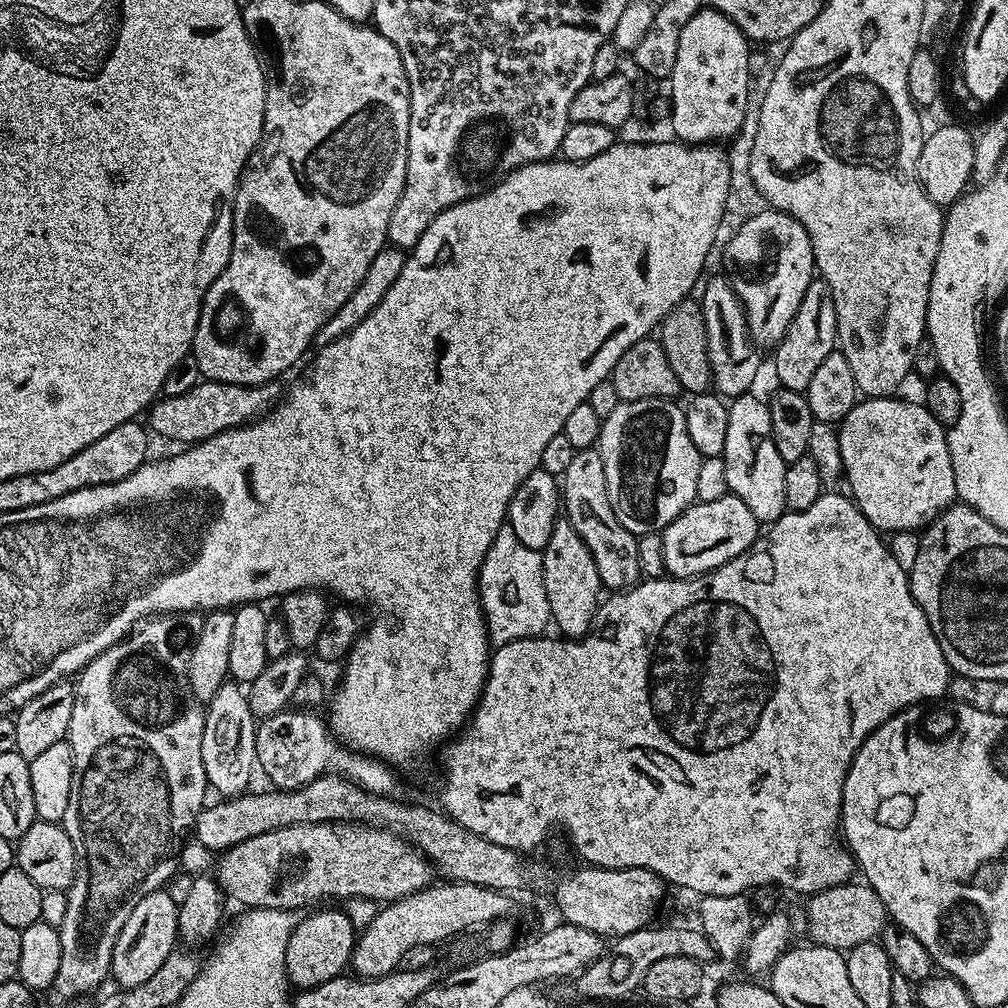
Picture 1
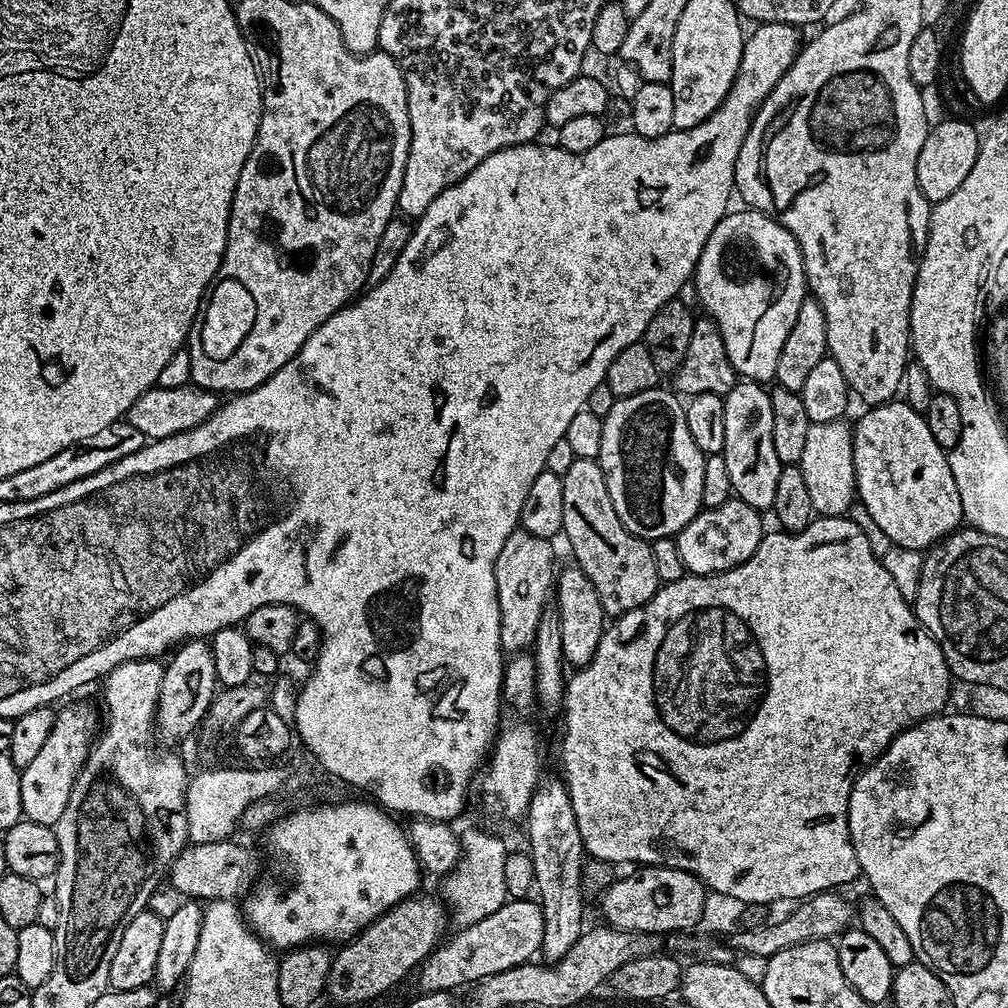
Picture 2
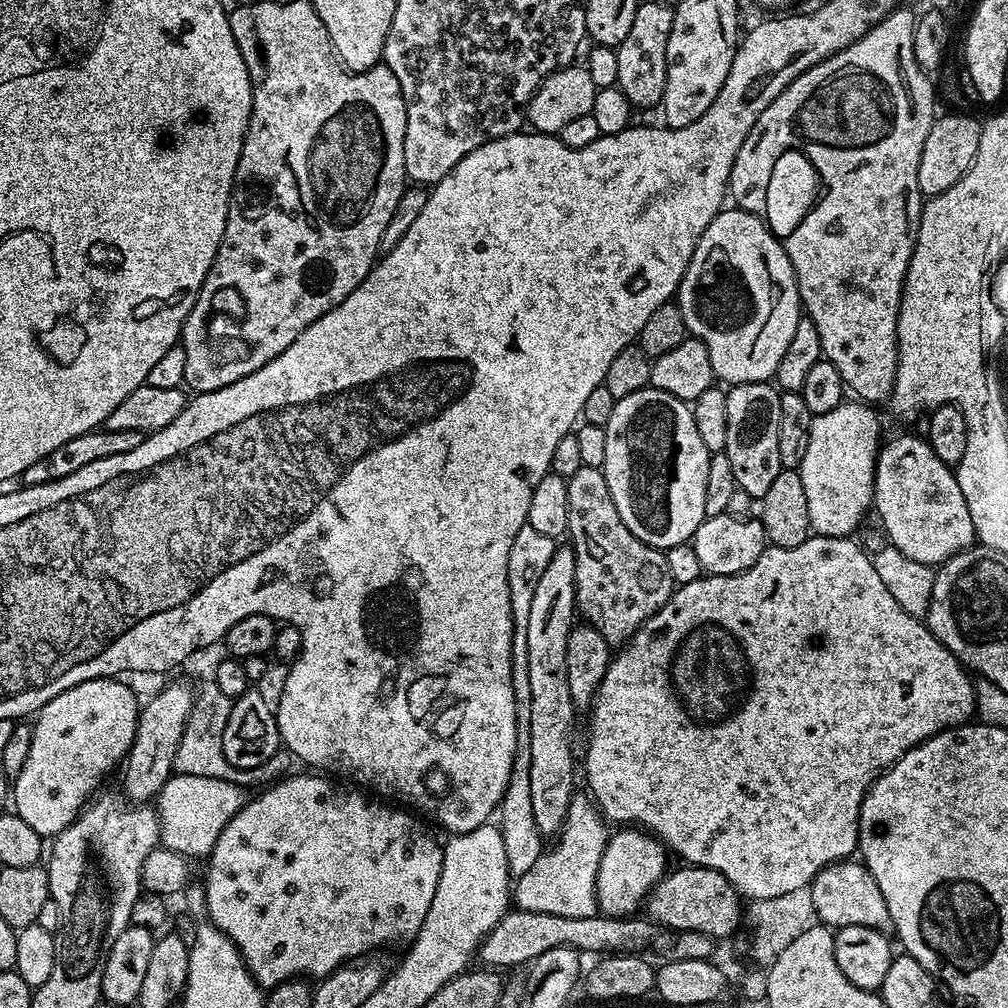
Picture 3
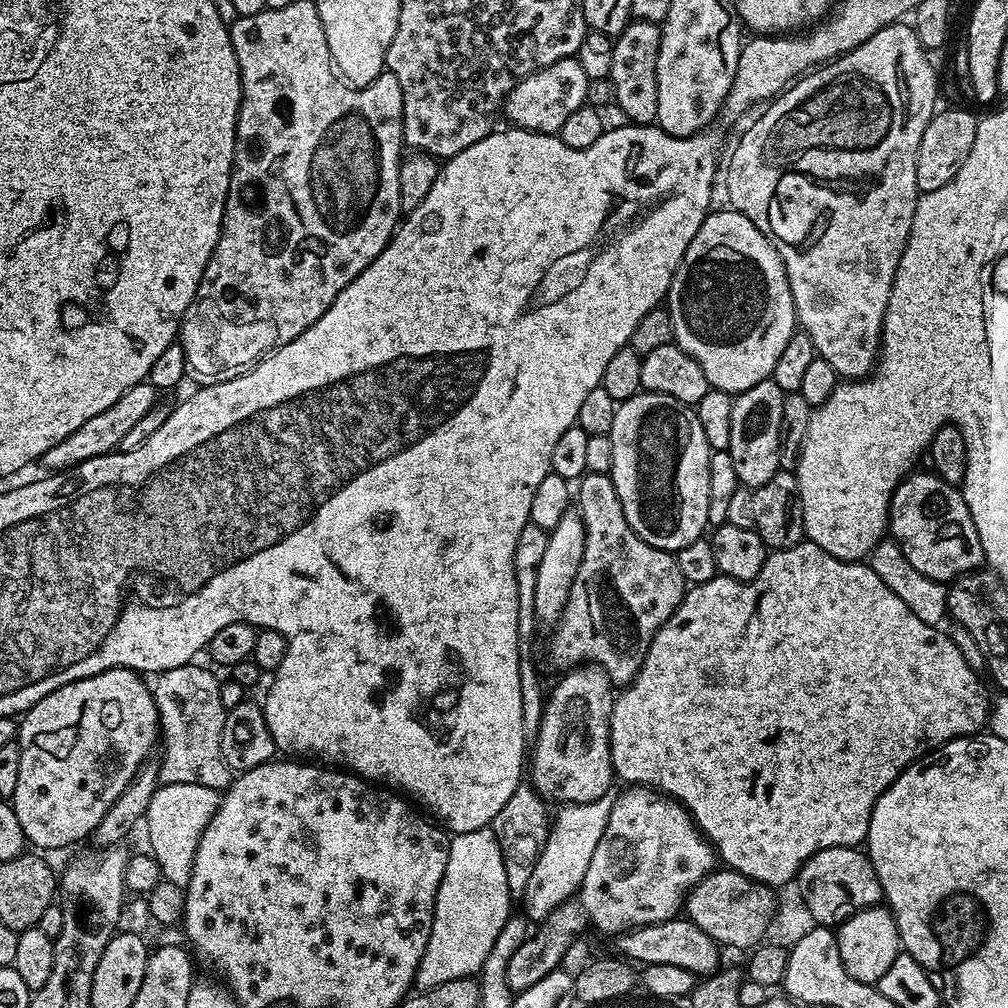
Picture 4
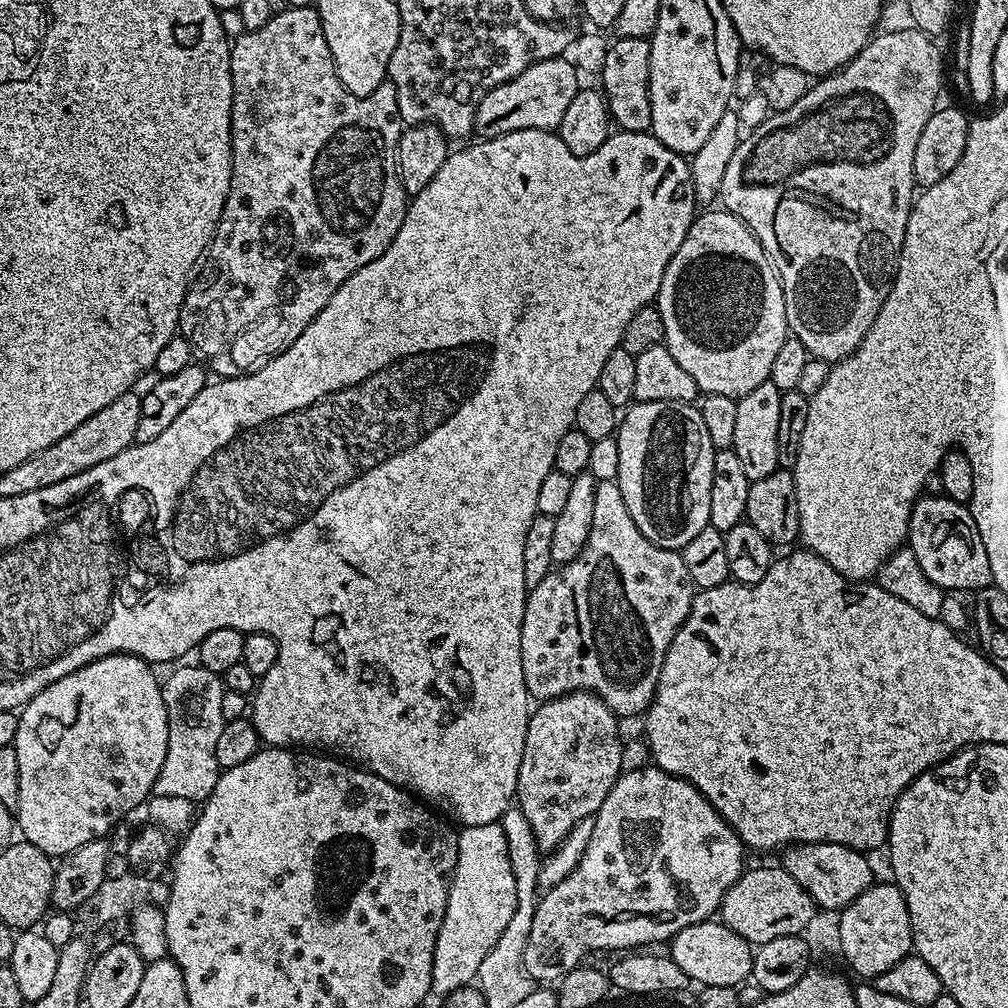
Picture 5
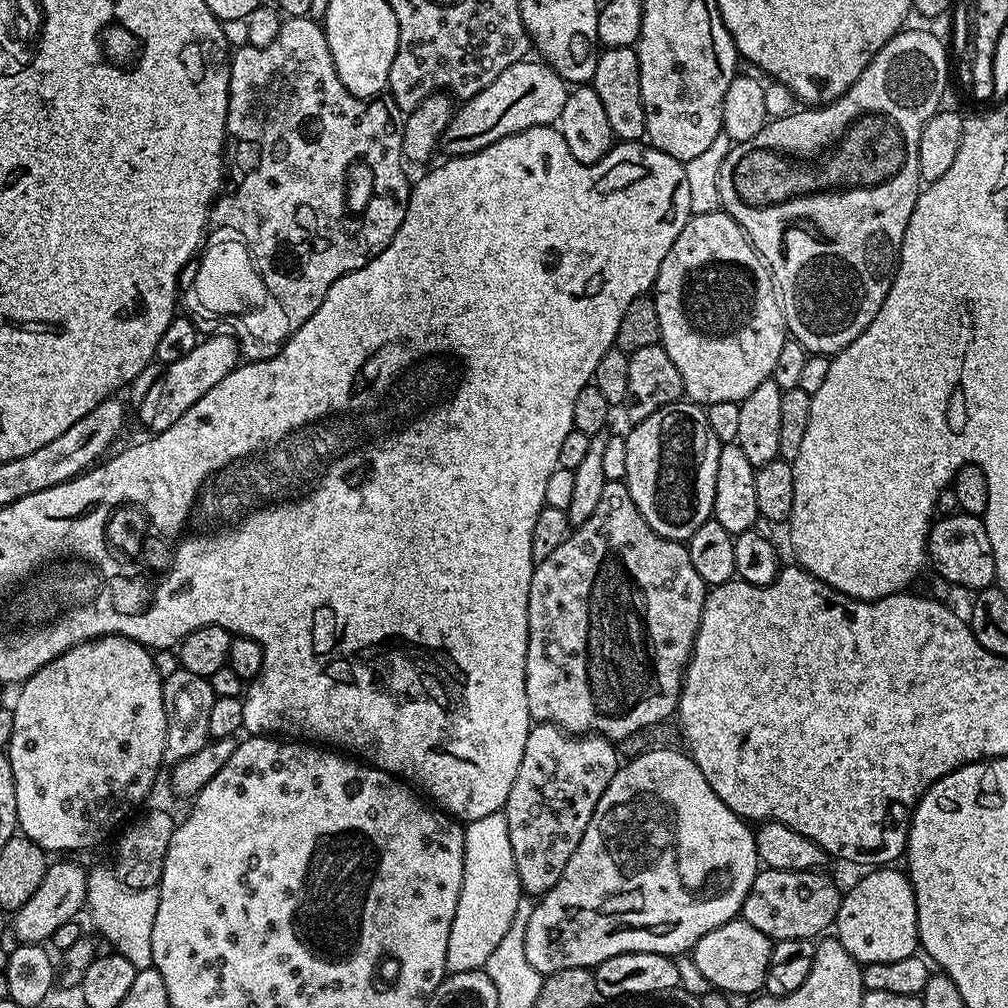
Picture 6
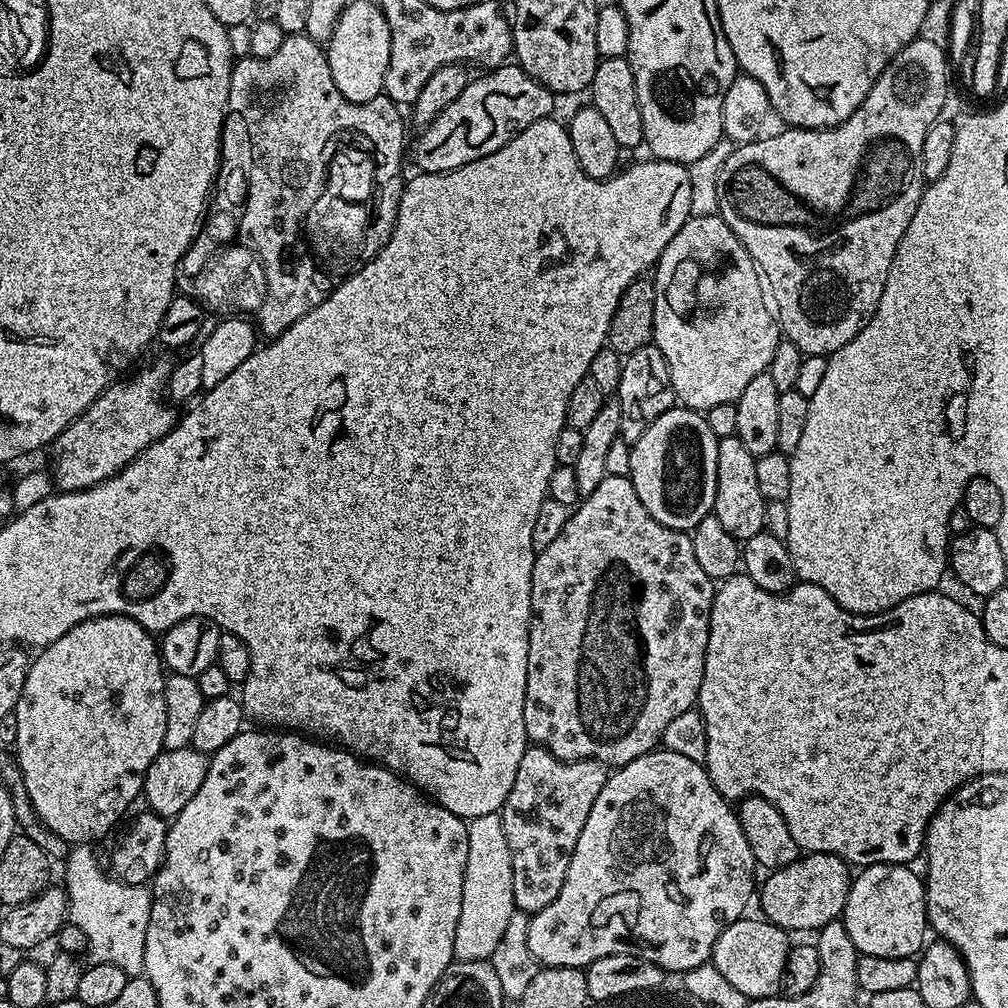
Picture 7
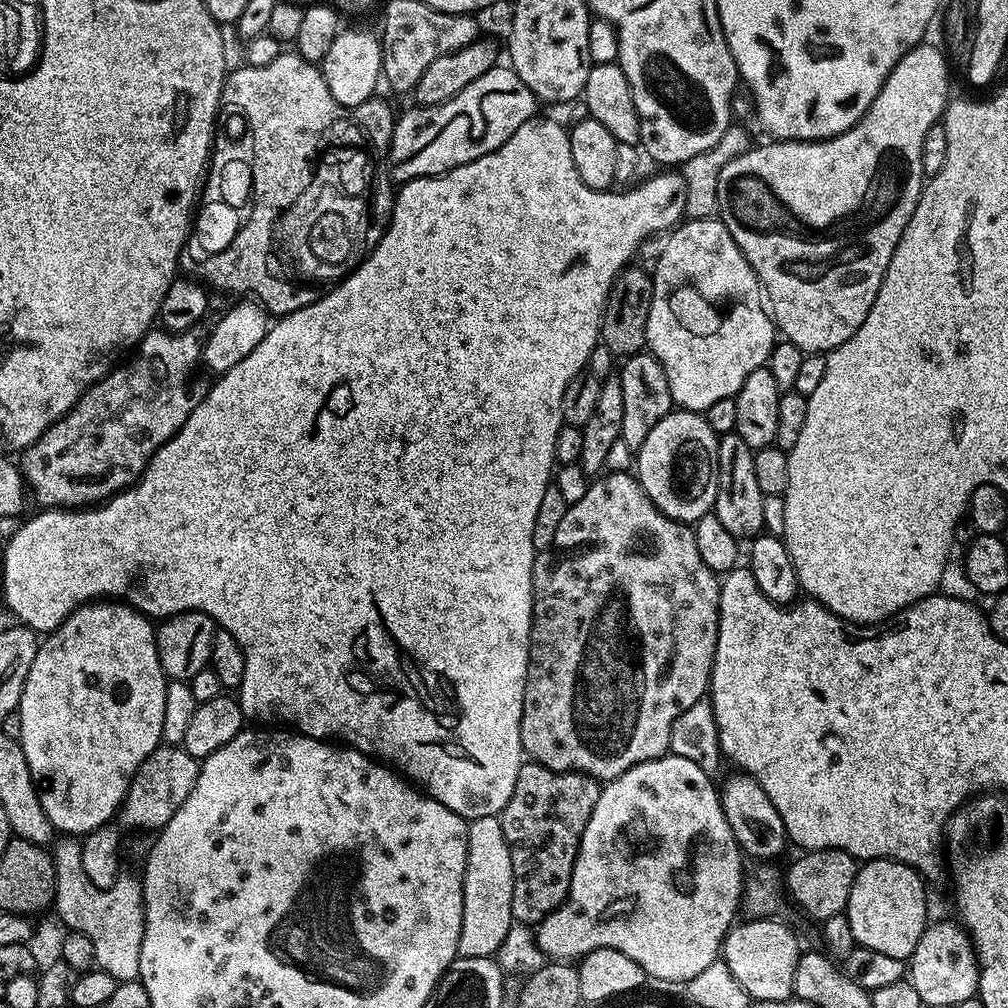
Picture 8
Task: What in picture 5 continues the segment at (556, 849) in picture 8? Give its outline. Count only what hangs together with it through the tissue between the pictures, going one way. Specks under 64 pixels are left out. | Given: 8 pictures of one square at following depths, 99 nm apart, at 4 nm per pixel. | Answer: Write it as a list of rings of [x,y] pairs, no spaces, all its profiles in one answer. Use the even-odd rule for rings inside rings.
[[[570,692],[555,700],[545,700],[537,708],[540,709],[537,712],[535,709],[528,717],[514,800],[528,823],[537,849],[549,854],[559,847],[578,822],[595,817],[602,802],[606,802],[606,794],[610,794],[625,767],[624,744],[620,741],[621,721],[593,692]]]

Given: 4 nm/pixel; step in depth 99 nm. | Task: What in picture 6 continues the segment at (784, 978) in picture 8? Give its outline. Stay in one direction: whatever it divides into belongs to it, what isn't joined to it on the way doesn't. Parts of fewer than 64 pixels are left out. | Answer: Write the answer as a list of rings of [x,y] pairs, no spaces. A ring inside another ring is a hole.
[[[737,918],[710,930],[710,934],[706,934],[693,946],[690,959],[694,966],[698,966],[698,970],[702,970],[702,976],[713,989],[733,997],[738,994],[752,996],[765,987],[773,945],[774,941],[762,934],[762,930],[754,930],[754,926]]]

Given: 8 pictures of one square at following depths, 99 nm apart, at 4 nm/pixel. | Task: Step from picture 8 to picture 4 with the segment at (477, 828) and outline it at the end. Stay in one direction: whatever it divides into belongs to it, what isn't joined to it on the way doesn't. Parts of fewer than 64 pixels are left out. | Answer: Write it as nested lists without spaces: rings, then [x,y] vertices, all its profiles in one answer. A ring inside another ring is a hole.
[[[491,827],[457,832],[448,841],[446,874],[438,886],[430,938],[416,971],[415,987],[427,990],[454,979],[475,977],[513,911],[502,850]]]

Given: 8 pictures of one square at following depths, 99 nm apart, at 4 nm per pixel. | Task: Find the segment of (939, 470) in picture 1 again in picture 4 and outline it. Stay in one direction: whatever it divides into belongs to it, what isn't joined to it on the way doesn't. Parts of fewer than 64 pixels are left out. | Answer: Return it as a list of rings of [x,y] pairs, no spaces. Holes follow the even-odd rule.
[[[913,471],[907,478],[901,480],[892,495],[891,539],[896,541],[911,566],[934,581],[948,584],[968,572],[977,571],[985,563],[984,551],[963,493],[955,485],[946,483],[944,479],[931,471],[915,472]]]

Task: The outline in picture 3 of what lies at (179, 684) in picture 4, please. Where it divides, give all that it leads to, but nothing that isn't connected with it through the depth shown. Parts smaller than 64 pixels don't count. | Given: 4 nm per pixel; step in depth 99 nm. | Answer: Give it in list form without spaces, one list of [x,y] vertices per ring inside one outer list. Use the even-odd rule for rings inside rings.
[[[208,680],[200,688],[197,687],[193,695],[191,712],[188,715],[186,729],[182,740],[178,744],[175,754],[173,771],[188,776],[203,776],[235,782],[243,788],[250,786],[268,786],[286,776],[293,768],[294,757],[291,752],[281,748],[271,755],[266,762],[252,768],[235,768],[222,752],[222,735],[225,733],[226,722],[230,718],[233,699],[222,693],[214,680]]]

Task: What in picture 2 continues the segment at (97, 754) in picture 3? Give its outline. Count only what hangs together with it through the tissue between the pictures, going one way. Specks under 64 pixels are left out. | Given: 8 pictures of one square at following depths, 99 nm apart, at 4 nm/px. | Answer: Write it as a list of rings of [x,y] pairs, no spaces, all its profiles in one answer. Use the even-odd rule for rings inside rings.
[[[72,704],[69,708],[56,712],[54,730],[50,730],[50,738],[42,745],[42,751],[33,758],[30,766],[20,773],[22,786],[23,819],[33,820],[39,824],[54,826],[58,818],[62,818],[62,810],[70,798],[70,790],[76,781],[76,775],[92,749],[92,741],[98,735],[98,712],[88,704]]]

